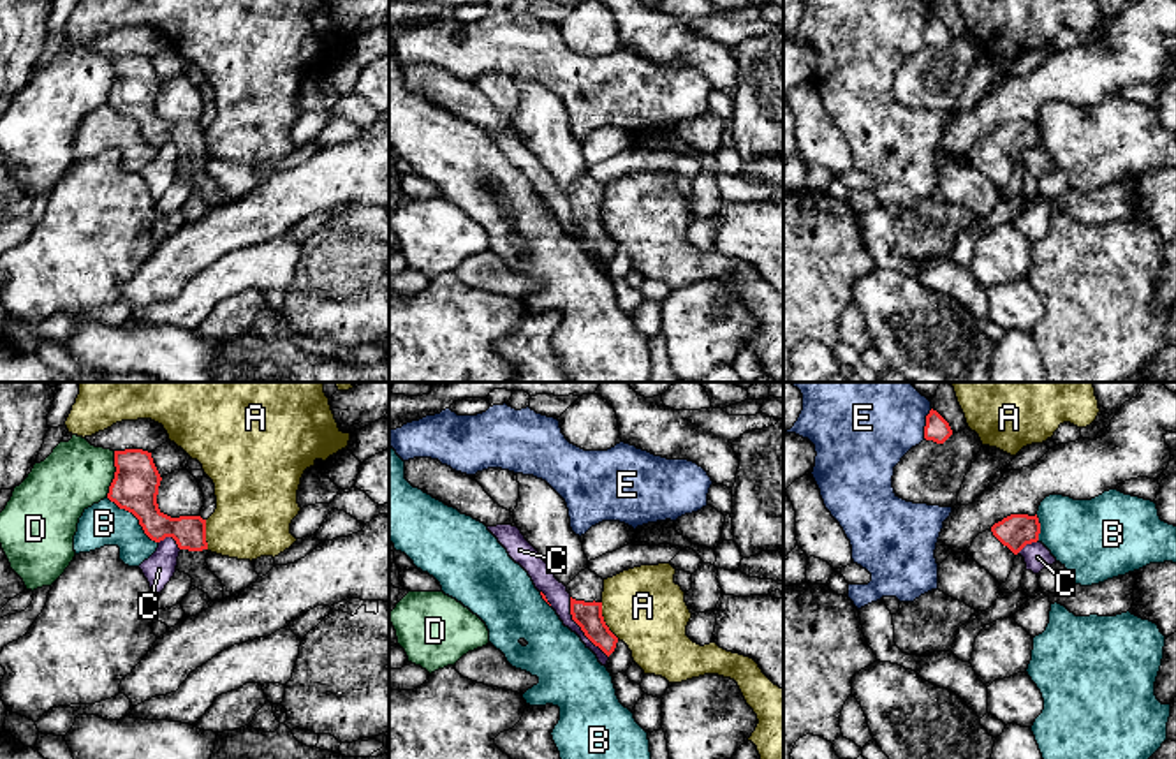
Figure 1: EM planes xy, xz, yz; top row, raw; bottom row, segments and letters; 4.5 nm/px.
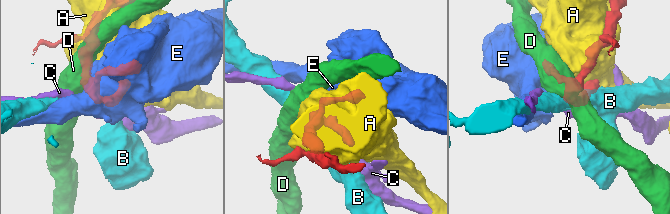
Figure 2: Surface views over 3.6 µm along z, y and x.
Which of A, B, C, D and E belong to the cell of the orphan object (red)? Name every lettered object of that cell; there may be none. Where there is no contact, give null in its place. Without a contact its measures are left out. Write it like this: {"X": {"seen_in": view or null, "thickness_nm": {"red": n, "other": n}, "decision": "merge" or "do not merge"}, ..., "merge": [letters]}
{"A": {"seen_in": "xz", "thickness_nm": {"red": 130, "other": 360}, "decision": "do not merge"}, "B": {"seen_in": "xy", "thickness_nm": {"red": 220, "other": 200}, "decision": "do not merge"}, "C": {"seen_in": "xz", "thickness_nm": {"red": 130, "other": 100}, "decision": "do not merge"}, "D": {"seen_in": "xy", "thickness_nm": {"red": 220, "other": 300}, "decision": "do not merge"}, "E": {"seen_in": "yz", "thickness_nm": {"red": 110, "other": 460}, "decision": "do not merge"}, "merge": []}

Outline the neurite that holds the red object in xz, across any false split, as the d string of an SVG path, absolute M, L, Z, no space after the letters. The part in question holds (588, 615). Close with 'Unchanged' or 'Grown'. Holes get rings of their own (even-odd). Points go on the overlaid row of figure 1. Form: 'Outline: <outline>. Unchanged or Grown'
Outline: M584 569L567 585L567 592L570 593L572 620L609 657L618 637L609 630L602 616L604 579Z. Grown

